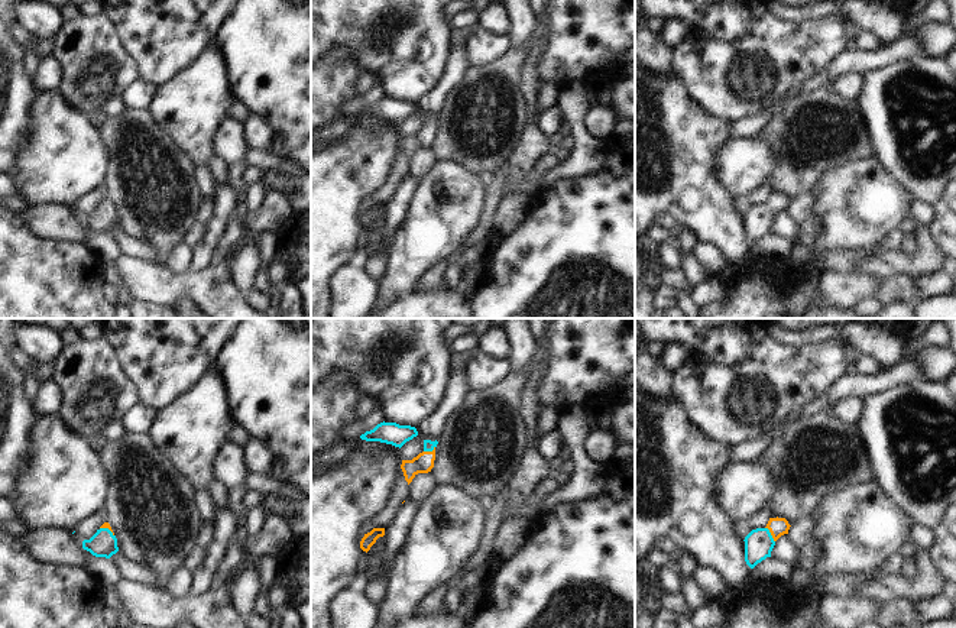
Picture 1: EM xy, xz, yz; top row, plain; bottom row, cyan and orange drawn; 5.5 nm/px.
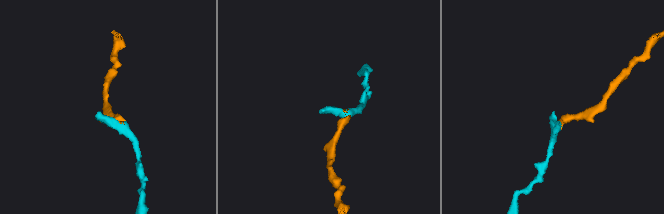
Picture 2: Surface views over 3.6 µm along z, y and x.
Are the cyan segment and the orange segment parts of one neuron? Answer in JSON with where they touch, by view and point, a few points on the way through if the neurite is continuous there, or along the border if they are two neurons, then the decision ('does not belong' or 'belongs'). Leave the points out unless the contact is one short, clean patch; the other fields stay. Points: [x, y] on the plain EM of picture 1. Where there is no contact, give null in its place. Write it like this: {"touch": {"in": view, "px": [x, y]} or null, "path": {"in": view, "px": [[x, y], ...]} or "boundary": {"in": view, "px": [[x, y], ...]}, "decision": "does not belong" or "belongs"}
{"touch": {"in": "yz", "px": [770, 210]}, "path": {"in": "yz", "px": [[758, 220], [770, 210], [777, 203]]}, "decision": "belongs"}

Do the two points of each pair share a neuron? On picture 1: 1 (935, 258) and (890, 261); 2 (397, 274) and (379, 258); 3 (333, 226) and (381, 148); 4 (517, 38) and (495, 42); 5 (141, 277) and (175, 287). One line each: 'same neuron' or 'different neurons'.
1: same neuron
2: different neurons
3: same neuron
4: different neurons
5: same neuron

